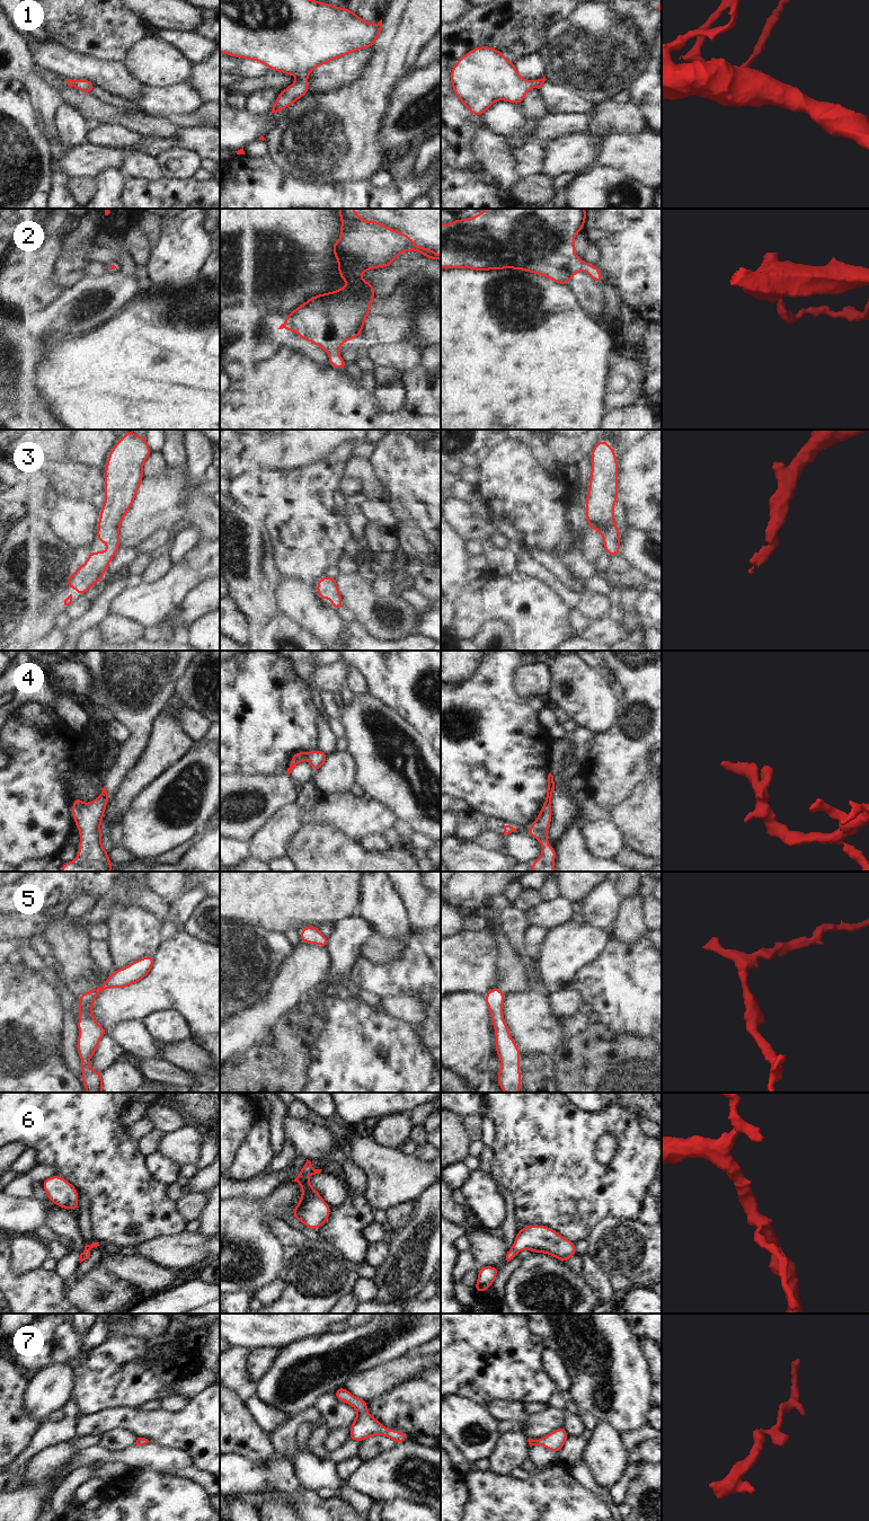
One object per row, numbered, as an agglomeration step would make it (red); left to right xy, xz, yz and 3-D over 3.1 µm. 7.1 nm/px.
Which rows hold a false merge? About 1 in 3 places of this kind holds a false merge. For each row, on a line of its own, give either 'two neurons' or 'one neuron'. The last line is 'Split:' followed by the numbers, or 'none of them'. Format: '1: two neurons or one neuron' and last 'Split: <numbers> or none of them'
1: one neuron
2: one neuron
3: one neuron
4: one neuron
5: one neuron
6: one neuron
7: one neuron
Split: none of them

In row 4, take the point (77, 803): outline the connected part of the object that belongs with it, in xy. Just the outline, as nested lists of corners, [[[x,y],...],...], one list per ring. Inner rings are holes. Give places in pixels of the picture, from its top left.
[[[104,786],[100,795],[85,804],[80,797],[72,803],[72,816],[79,829],[80,841],[78,857],[64,863],[61,872],[110,872],[112,861],[101,846],[100,824],[106,811],[108,794]]]

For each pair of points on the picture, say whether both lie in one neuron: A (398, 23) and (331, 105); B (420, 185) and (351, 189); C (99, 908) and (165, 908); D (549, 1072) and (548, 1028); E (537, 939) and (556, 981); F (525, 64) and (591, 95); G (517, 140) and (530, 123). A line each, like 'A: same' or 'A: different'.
A: same
B: same
C: same
D: different
E: different
F: different
G: same

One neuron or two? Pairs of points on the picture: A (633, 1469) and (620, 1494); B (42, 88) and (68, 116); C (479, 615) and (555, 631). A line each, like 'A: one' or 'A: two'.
A: one
B: two
C: one

